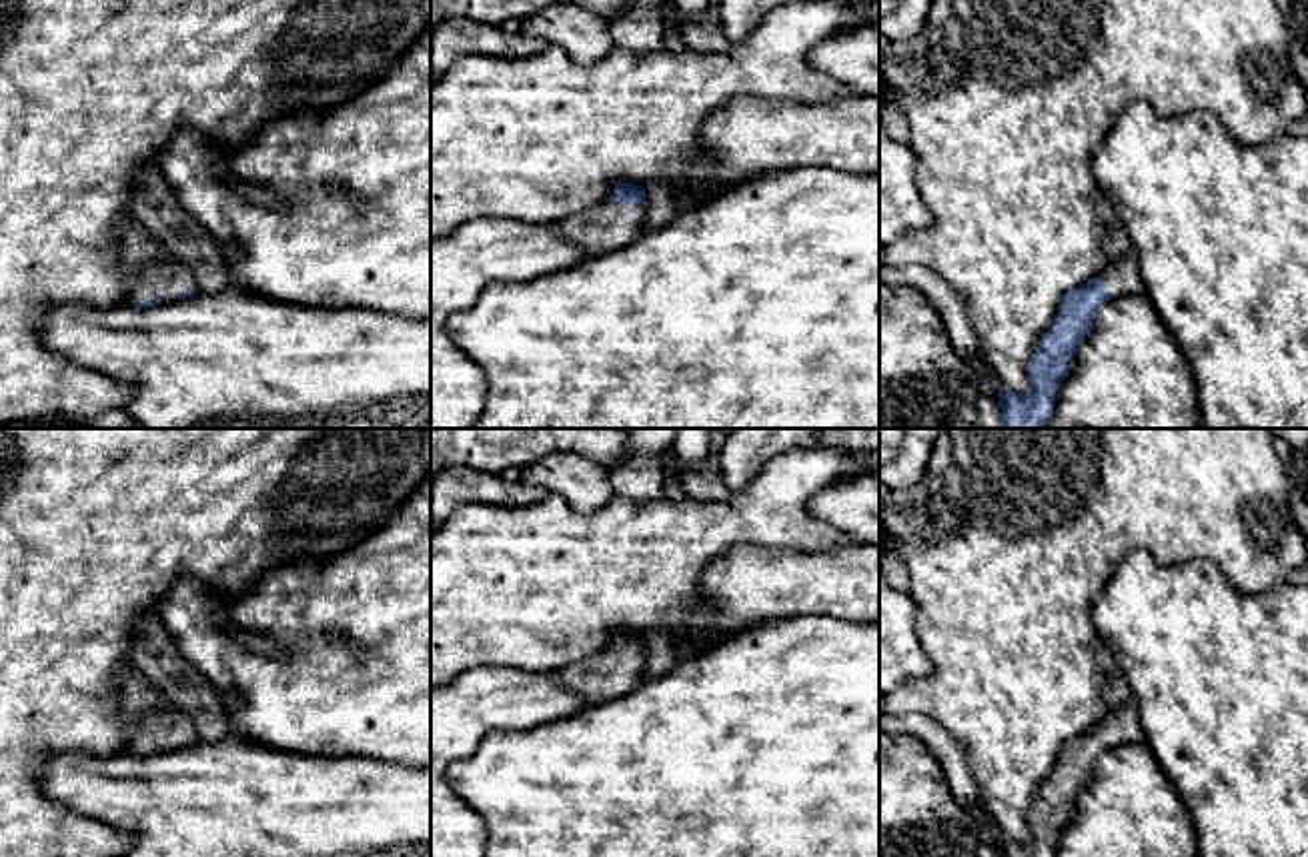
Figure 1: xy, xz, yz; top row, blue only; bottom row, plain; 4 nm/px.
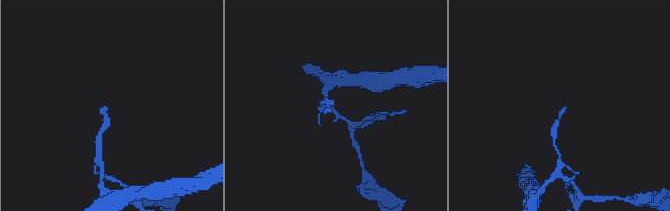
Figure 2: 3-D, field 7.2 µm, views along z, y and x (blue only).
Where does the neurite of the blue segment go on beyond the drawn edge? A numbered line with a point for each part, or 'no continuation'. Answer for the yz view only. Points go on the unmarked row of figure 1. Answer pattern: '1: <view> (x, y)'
1: yz (1122, 725)

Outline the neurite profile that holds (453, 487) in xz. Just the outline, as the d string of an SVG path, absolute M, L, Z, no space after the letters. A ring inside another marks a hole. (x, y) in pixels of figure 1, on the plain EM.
M471 467L443 469L431 489L431 523L445 523L465 505L533 507L545 501L549 491L527 483L509 483Z

